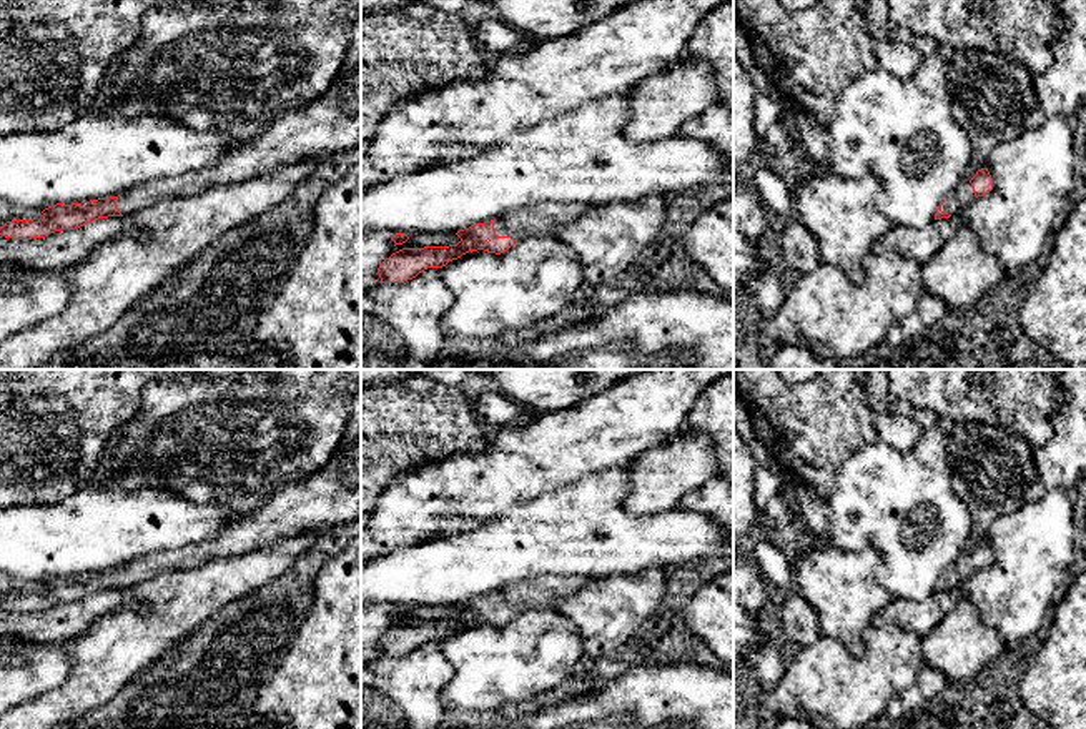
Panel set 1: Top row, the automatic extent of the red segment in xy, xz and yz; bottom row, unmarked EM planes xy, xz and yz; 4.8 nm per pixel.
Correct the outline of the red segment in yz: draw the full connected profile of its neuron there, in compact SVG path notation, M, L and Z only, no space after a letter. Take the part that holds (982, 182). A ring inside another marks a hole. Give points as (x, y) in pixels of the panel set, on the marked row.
M981 168L970 180L961 183L953 193L950 193L935 213L935 220L960 216L968 205L993 190L993 178L988 168Z

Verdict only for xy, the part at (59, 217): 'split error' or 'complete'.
split error

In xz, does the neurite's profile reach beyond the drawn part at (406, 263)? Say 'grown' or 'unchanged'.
grown

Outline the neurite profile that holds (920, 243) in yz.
M950 216L933 220L925 228L893 225L875 245L893 250L923 265L955 236L958 223L958 216Z

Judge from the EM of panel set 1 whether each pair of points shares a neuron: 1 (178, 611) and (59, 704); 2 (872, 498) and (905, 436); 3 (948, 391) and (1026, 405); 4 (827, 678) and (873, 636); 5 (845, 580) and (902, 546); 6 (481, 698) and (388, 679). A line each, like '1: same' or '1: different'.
1: same
2: different
3: same
4: same
5: different
6: different

